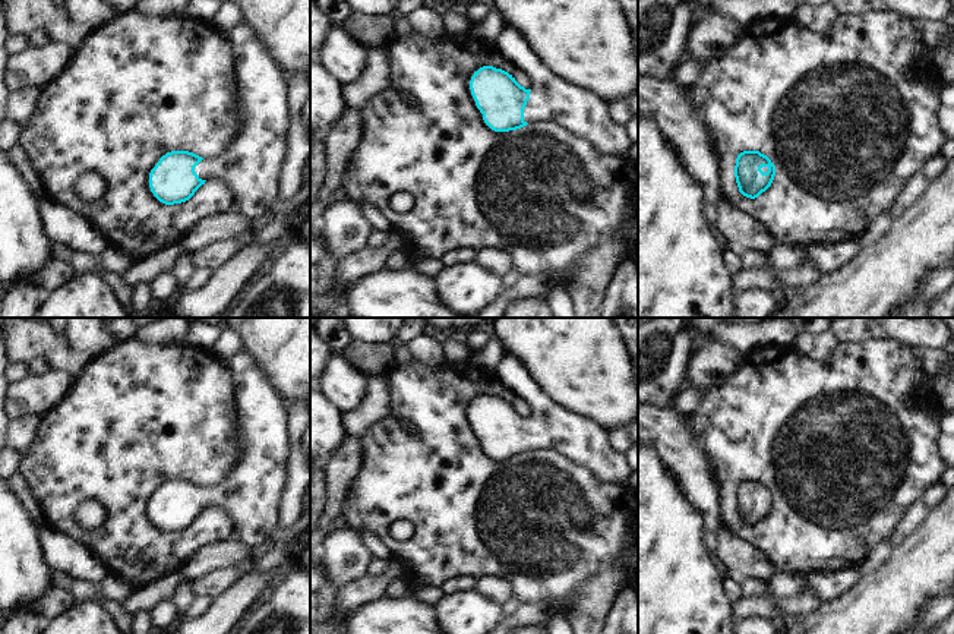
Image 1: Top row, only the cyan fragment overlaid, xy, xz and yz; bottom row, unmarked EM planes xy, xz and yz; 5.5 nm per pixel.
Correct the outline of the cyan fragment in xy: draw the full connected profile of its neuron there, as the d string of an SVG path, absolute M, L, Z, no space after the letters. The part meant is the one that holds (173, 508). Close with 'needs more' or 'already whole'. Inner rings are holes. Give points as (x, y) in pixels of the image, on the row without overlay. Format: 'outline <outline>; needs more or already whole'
outline M241 347L228 362L234 369L241 409L238 428L238 457L228 476L218 485L206 486L189 479L171 479L159 486L149 501L154 524L174 533L189 529L209 507L231 512L237 521L237 536L256 552L268 548L268 539L279 518L281 495L287 483L290 432L284 397L266 368L253 353Z; needs more

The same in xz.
outline M514 354L503 359L497 373L531 404L534 413L525 417L512 403L493 394L474 400L471 423L492 458L509 460L528 451L553 450L587 467L606 483L628 485L632 470L625 452L610 445L607 428L555 401Z; needs more

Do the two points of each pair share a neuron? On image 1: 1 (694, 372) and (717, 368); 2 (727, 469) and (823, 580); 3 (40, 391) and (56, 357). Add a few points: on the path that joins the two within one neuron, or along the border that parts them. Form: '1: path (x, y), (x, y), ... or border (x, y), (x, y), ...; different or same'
1: path (700, 372), (711, 368); same
2: border (849, 568), (821, 568), (805, 576); different
3: border (51, 366), (69, 369), (76, 377); different

